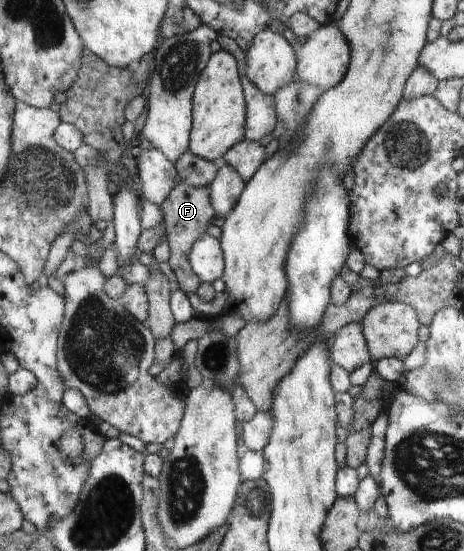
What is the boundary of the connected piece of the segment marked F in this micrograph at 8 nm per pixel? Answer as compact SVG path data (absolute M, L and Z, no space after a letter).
M180 182L168 194L168 197L161 203L164 212L165 237L168 238L170 257L168 265L174 271L179 289L188 294L196 293L202 284L201 278L191 266L190 253L199 238L207 234L208 226L214 224L213 219L218 219L217 211L211 204L211 189L209 186L195 188Z

